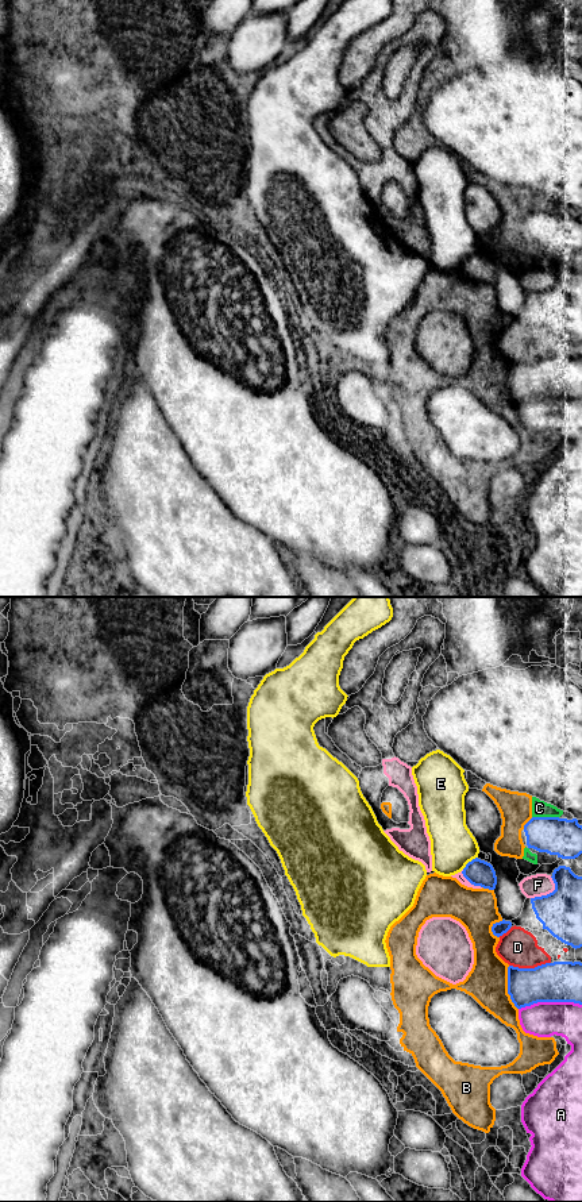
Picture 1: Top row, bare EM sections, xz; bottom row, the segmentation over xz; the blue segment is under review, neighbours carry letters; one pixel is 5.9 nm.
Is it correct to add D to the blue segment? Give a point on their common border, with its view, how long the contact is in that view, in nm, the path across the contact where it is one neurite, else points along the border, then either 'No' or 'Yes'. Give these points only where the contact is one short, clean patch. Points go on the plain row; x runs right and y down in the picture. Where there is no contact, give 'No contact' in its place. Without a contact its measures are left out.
Touches blue at xz (530, 363). Shared border 240 nm. No

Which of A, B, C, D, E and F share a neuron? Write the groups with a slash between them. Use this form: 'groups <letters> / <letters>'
groups A / B C / D F / E

